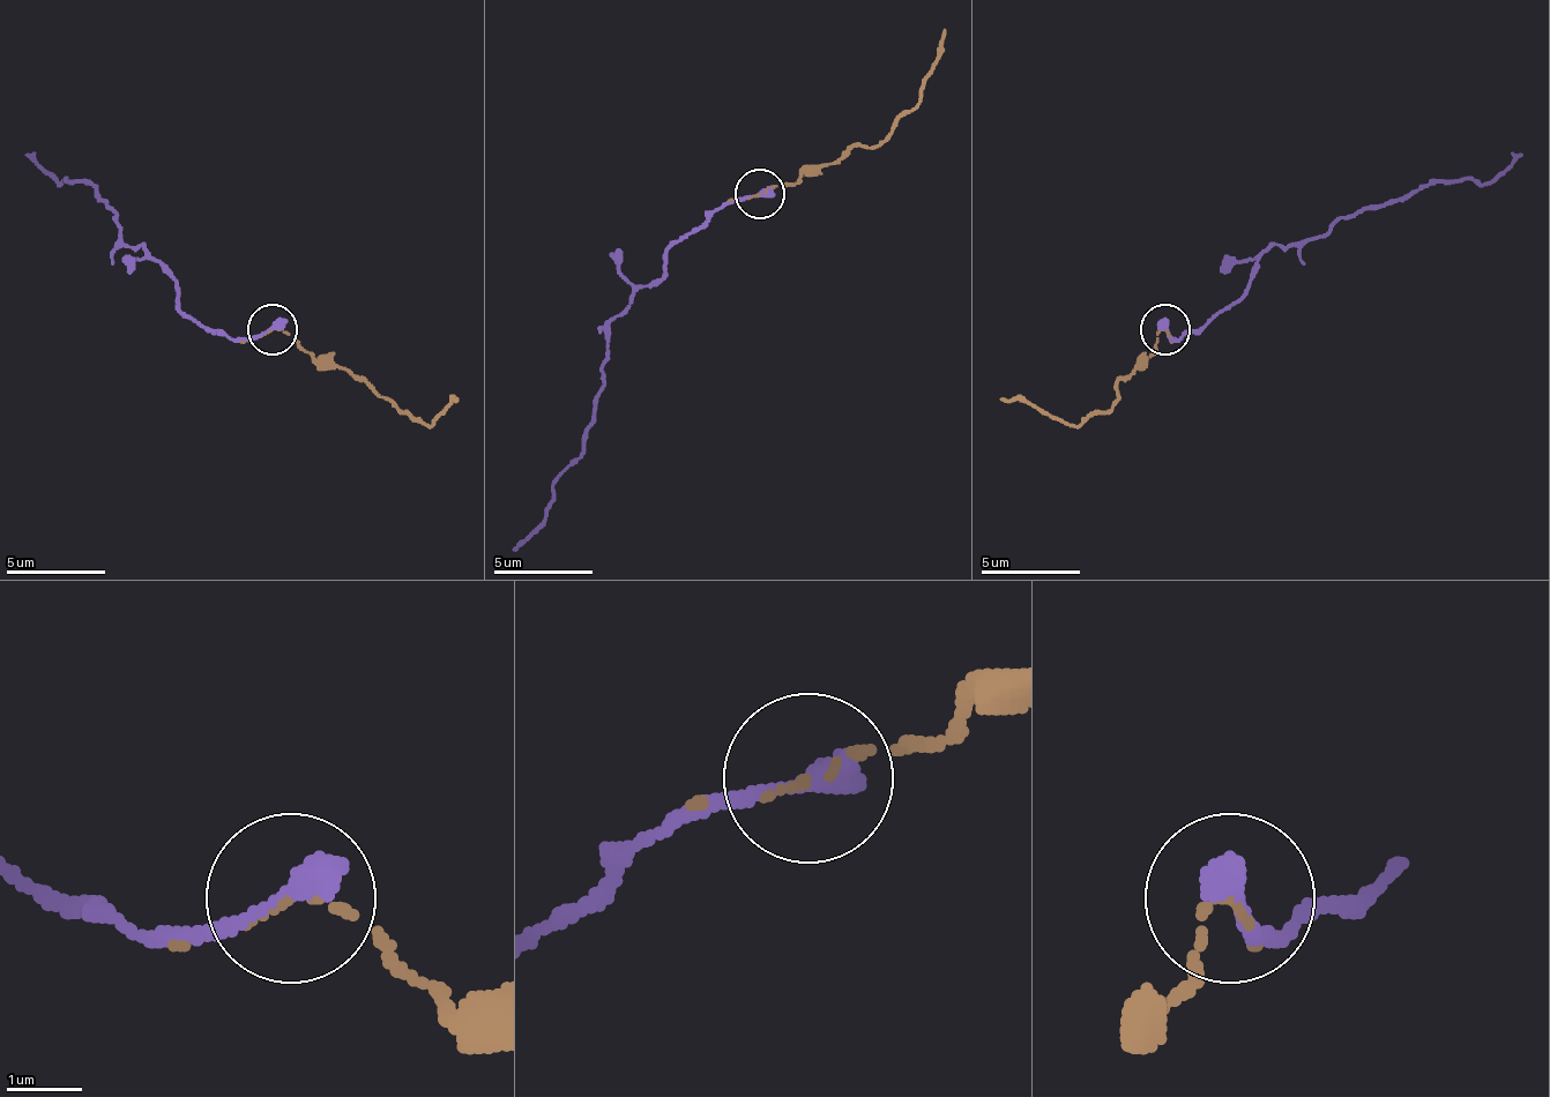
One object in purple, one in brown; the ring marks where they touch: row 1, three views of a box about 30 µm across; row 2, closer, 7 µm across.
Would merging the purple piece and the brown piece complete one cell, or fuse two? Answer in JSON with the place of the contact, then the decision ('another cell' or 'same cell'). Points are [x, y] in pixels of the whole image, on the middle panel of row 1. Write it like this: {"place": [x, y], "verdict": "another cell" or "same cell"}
{"place": [760, 193], "verdict": "same cell"}

